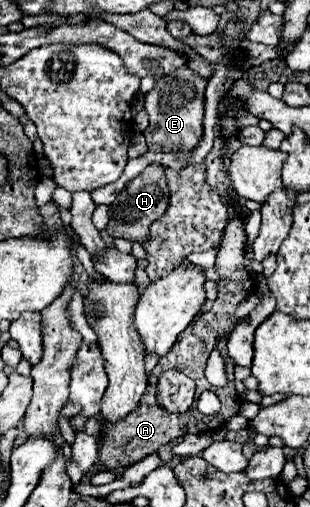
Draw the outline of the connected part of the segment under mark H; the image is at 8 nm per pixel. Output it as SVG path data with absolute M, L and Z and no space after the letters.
M150 164L138 178L126 184L126 188L118 194L116 202L112 202L108 208L110 208L110 222L108 222L106 232L112 238L124 238L128 242L138 242L144 246L148 242L148 232L150 232L152 222L156 222L168 208L166 166Z

